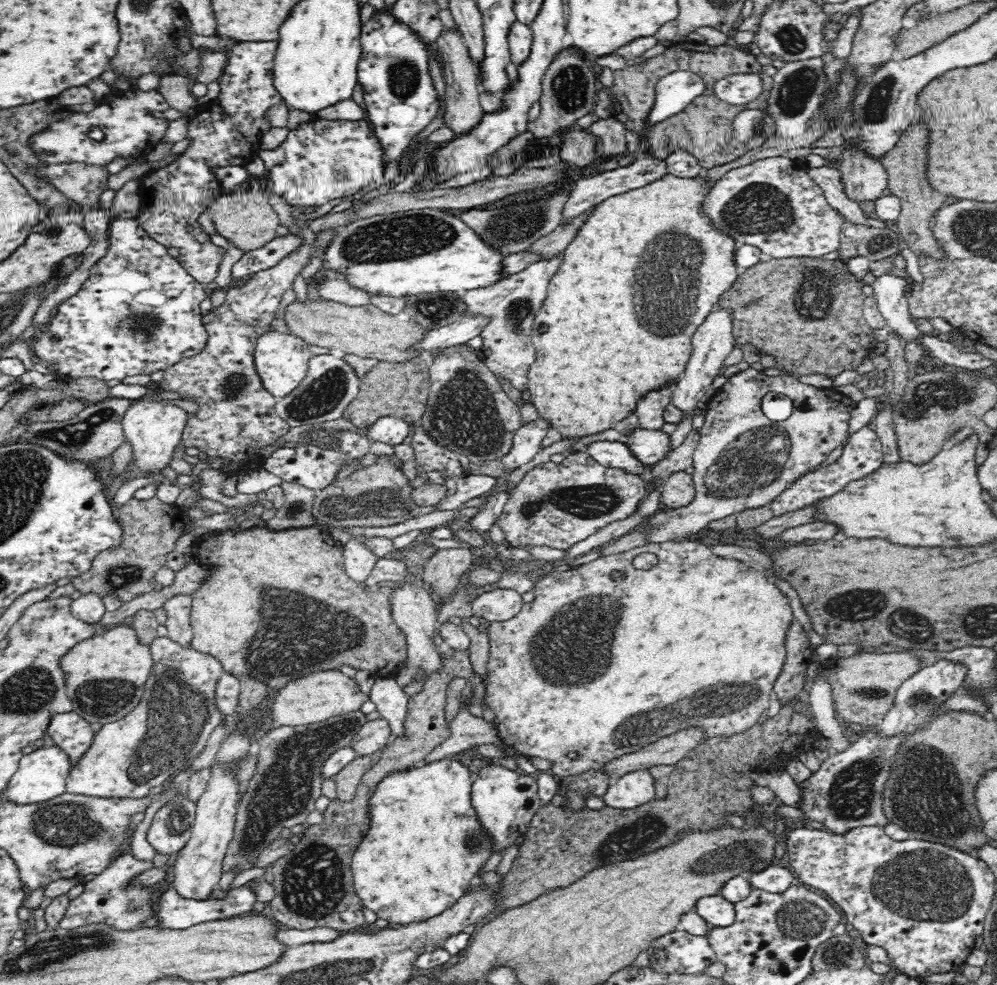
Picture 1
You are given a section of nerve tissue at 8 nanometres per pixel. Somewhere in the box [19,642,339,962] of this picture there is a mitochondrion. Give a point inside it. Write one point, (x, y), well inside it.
(178, 713)

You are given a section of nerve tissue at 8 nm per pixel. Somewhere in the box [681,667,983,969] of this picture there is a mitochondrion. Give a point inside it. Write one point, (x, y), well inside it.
(926, 888)

